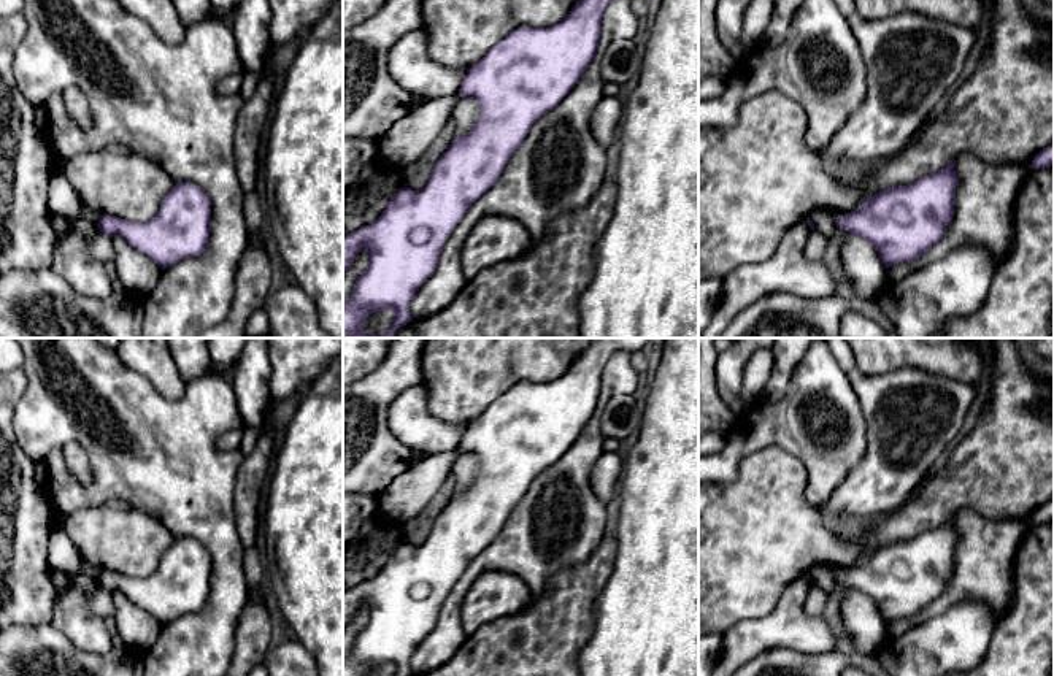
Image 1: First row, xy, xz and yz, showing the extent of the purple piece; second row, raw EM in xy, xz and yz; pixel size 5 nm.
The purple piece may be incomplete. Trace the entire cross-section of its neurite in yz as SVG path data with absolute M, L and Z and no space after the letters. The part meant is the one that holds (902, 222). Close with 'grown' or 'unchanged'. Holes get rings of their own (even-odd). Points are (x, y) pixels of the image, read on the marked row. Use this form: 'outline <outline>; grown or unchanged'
outline M954 159L933 175L924 176L906 186L895 186L867 198L846 216L838 214L837 227L868 240L886 268L913 262L938 243L954 216L956 187L959 178Z; unchanged

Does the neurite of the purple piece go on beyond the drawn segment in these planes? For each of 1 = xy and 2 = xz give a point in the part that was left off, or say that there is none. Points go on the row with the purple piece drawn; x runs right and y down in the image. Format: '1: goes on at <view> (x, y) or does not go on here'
1: does not go on here
2: does not go on here

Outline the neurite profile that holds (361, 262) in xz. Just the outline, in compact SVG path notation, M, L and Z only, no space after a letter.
M362 248L359 255L349 267L346 276L343 278L343 302L351 297L356 279L367 270L368 262L370 262L370 252L365 248Z

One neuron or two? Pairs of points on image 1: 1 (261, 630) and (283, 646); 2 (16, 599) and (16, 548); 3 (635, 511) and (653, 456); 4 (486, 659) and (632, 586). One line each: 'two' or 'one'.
1: two
2: one
3: one
4: two

